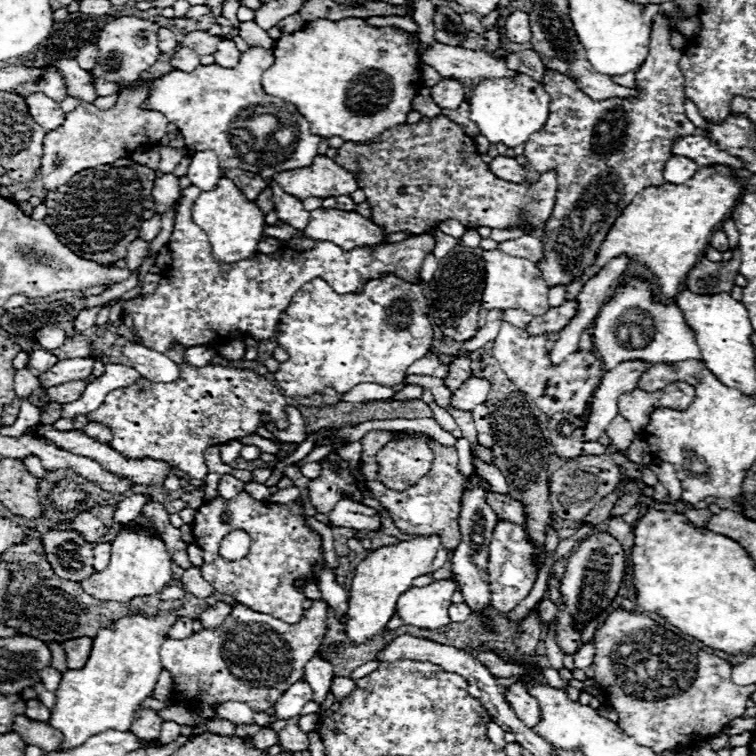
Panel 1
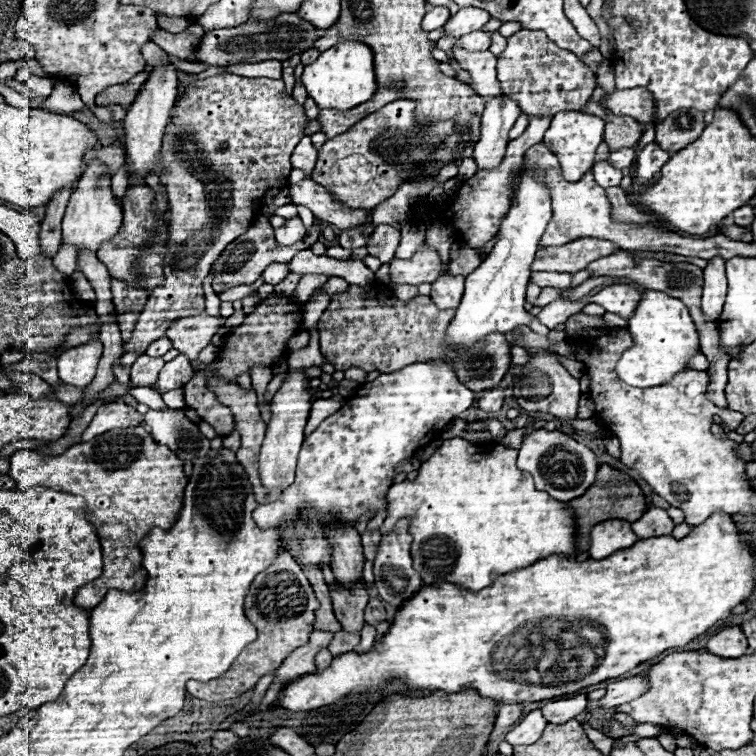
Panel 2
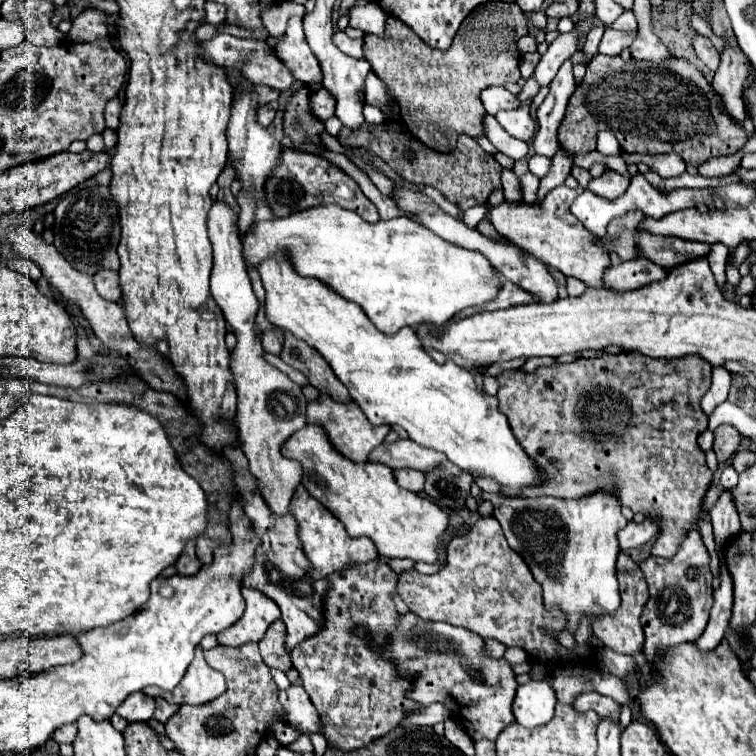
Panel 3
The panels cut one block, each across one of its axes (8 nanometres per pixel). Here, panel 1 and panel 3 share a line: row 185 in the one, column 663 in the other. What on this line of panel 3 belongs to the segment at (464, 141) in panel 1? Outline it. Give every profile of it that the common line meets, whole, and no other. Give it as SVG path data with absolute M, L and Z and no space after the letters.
M622 352L622 354L606 354L600 358L580 358L576 362L570 364L556 364L550 368L538 368L534 372L522 372L522 370L504 370L502 374L496 376L500 388L498 388L498 402L500 402L500 410L502 414L508 418L510 428L514 432L514 436L518 438L518 442L522 444L522 448L538 462L538 466L542 466L554 480L554 484L550 486L542 486L542 490L532 488L526 492L512 492L512 490L502 490L502 494L510 494L510 496L556 496L556 498L584 498L596 492L608 492L614 494L622 506L632 508L634 512L644 512L646 516L656 514L660 518L660 536L656 538L656 542L652 544L652 554L654 556L674 556L682 536L690 530L696 528L698 522L698 512L700 512L700 504L702 504L702 496L706 492L706 488L712 482L712 472L704 462L704 452L700 448L696 448L696 438L700 432L704 432L708 428L708 416L702 412L700 408L700 400L702 396L708 392L710 388L710 378L712 378L712 366L696 356L682 356L682 358L650 358L638 352Z

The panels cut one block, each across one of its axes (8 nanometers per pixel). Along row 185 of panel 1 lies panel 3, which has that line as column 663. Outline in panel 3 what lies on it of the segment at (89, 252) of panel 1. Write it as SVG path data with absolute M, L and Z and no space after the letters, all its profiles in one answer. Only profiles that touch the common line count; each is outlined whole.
M596 54L588 66L584 80L576 86L568 102L568 116L558 128L558 142L562 150L568 154L588 154L596 150L596 134L600 130L610 130L624 152L642 152L642 154L664 154L676 152L684 158L686 164L700 166L712 156L728 156L740 150L748 136L742 126L730 122L730 116L722 110L722 102L718 102L718 94L714 88L704 80L698 68L682 58L674 58L664 64L650 64L650 62L624 62L618 56L604 56Z

